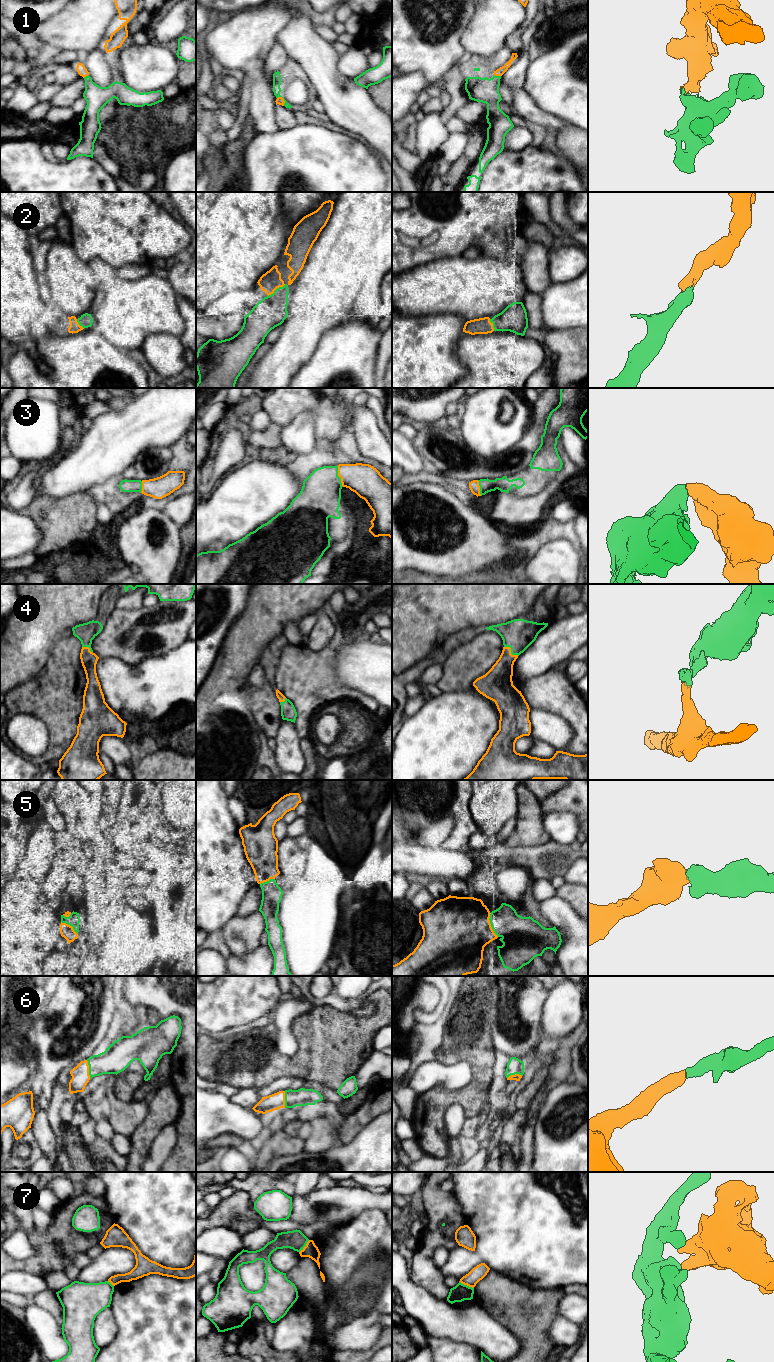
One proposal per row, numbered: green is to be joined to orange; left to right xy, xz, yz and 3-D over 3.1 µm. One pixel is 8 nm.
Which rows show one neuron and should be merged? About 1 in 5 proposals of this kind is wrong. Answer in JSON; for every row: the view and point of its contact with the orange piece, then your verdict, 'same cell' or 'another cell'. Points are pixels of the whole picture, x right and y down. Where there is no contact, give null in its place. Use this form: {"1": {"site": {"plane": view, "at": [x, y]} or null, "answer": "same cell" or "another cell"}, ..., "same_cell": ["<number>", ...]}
{"1": {"site": {"plane": "xz", "at": [283, 100]}, "answer": "same cell"}, "2": {"site": {"plane": "xz", "at": [276, 288]}, "answer": "same cell"}, "3": {"site": {"plane": "xz", "at": [338, 475]}, "answer": "same cell"}, "4": {"site": {"plane": "yz", "at": [510, 651]}, "answer": "same cell"}, "5": {"site": {"plane": "yz", "at": [490, 925]}, "answer": "same cell"}, "6": {"site": {"plane": "xy", "at": [88, 1069]}, "answer": "same cell"}, "7": {"site": {"plane": "yz", "at": [466, 1284]}, "answer": "another cell"}, "same_cell": ["1", "2", "3", "4", "5", "6"]}

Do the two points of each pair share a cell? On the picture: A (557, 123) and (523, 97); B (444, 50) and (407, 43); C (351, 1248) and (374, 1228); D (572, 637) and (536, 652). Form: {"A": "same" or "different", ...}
{"A": "same", "B": "same", "C": "same", "D": "same"}

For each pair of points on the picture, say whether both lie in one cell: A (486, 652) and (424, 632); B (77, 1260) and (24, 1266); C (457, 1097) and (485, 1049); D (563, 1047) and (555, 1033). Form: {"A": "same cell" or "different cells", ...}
{"A": "different cells", "B": "different cells", "C": "same cell", "D": "different cells"}

